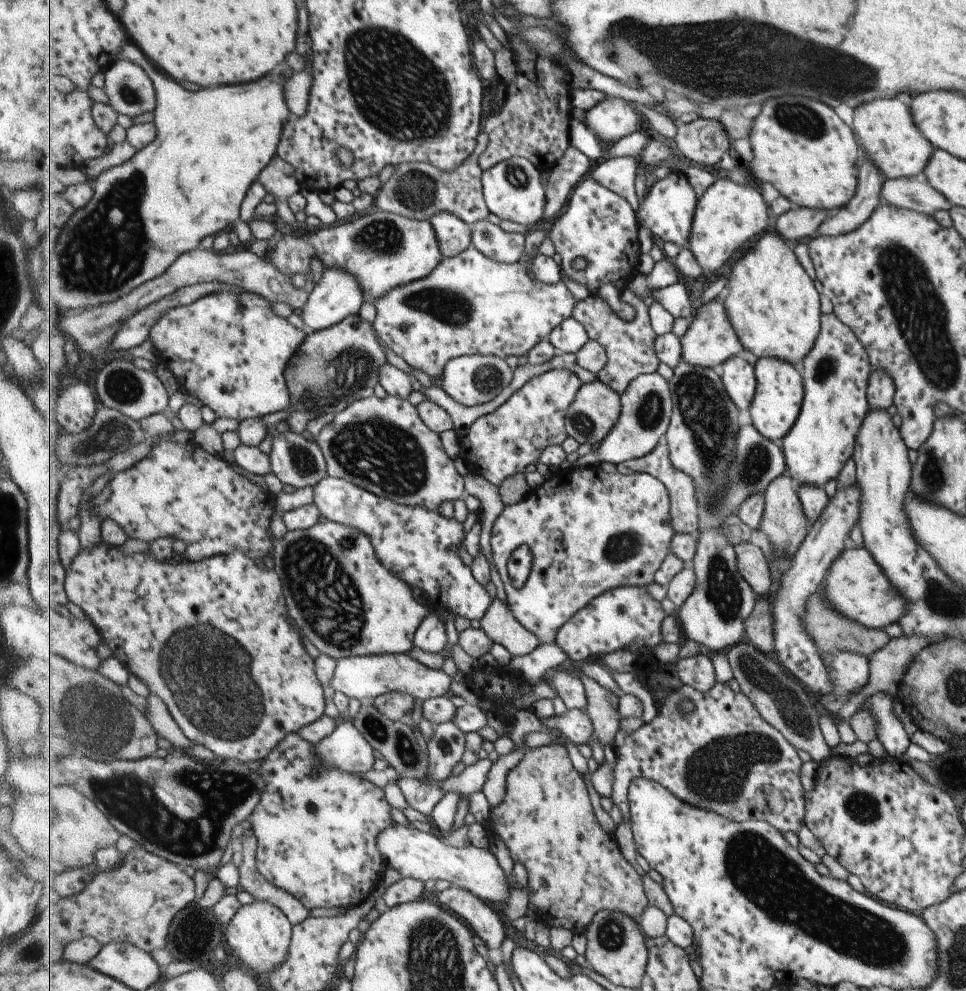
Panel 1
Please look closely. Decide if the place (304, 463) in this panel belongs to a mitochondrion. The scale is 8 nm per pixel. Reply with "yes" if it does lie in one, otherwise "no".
yes

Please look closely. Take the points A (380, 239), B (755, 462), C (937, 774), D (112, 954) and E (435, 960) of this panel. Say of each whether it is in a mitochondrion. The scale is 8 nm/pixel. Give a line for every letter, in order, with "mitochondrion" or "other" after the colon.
A: mitochondrion
B: mitochondrion
C: other
D: other
E: mitochondrion

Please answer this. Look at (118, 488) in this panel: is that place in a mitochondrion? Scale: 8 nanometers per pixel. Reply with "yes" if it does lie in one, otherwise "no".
no

